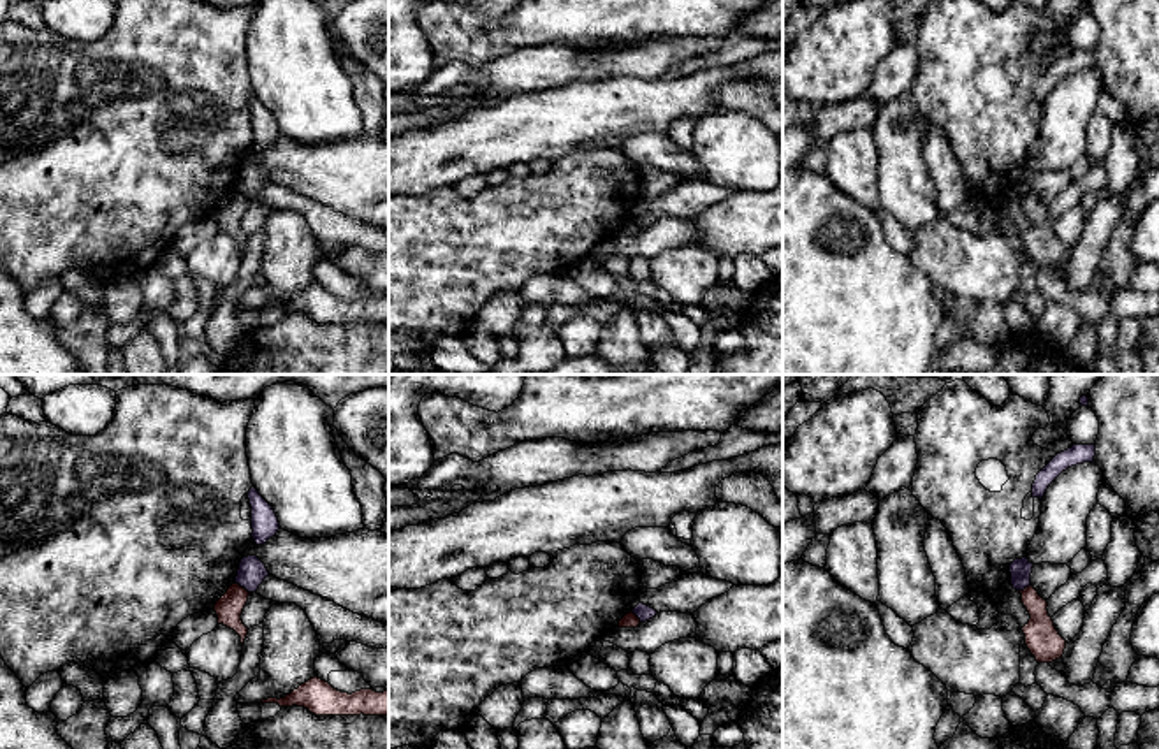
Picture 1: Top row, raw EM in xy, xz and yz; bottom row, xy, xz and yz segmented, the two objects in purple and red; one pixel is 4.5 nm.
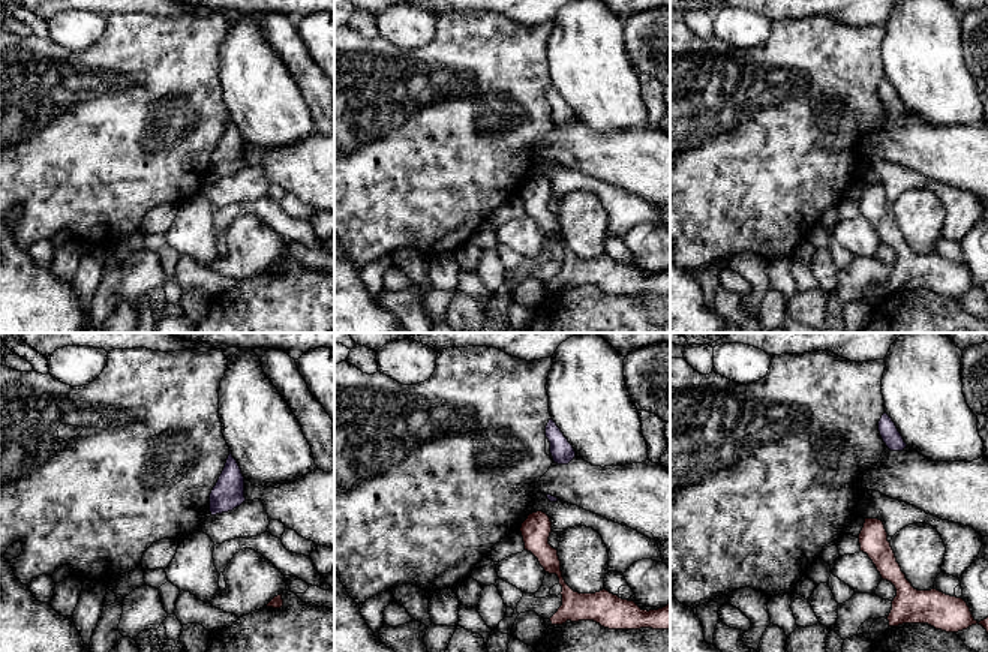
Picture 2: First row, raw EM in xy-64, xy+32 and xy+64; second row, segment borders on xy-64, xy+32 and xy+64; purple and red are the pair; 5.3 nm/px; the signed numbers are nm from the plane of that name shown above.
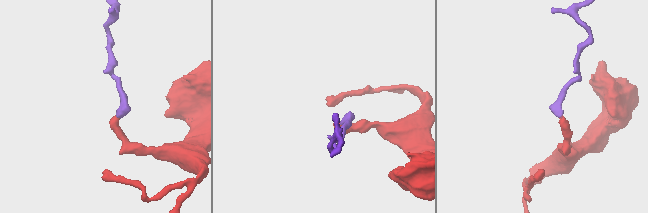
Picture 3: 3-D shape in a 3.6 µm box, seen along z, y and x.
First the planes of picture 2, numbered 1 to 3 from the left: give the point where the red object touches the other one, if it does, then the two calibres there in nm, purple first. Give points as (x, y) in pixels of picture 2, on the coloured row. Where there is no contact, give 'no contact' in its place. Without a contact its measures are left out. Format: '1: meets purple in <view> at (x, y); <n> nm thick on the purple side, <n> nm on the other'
1: no contact
2: no contact
3: no contact

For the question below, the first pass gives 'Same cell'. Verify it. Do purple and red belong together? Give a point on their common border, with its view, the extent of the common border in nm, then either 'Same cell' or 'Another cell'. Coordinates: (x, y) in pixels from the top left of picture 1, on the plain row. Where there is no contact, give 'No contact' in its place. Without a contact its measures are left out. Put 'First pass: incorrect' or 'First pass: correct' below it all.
Touches purple at xy (243, 192). Shared border 80 nm. Another cell
First pass: incorrect

